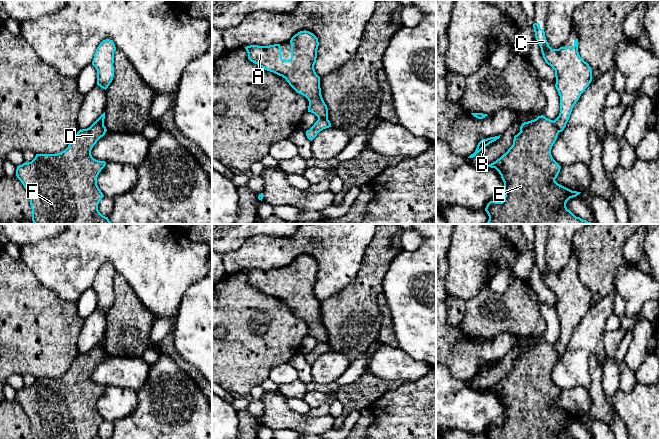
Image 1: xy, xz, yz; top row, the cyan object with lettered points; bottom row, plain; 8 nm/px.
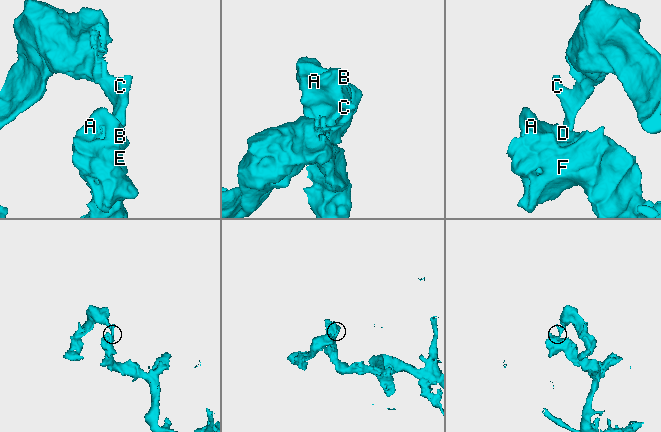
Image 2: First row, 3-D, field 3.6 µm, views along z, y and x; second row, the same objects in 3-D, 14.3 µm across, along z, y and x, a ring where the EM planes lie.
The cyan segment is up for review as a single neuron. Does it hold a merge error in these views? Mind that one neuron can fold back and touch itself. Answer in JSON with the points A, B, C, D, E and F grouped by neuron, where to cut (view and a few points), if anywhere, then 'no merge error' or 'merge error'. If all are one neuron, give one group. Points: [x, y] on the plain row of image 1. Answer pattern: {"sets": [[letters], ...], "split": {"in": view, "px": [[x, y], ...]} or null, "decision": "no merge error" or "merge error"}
{"sets": [["A", "B", "D", "E", "F"], ["C"]], "split": {"in": "yz", "px": [[553, 345], [559, 355]]}, "decision": "merge error"}

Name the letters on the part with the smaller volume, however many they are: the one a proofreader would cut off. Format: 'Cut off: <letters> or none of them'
Cut off: C

